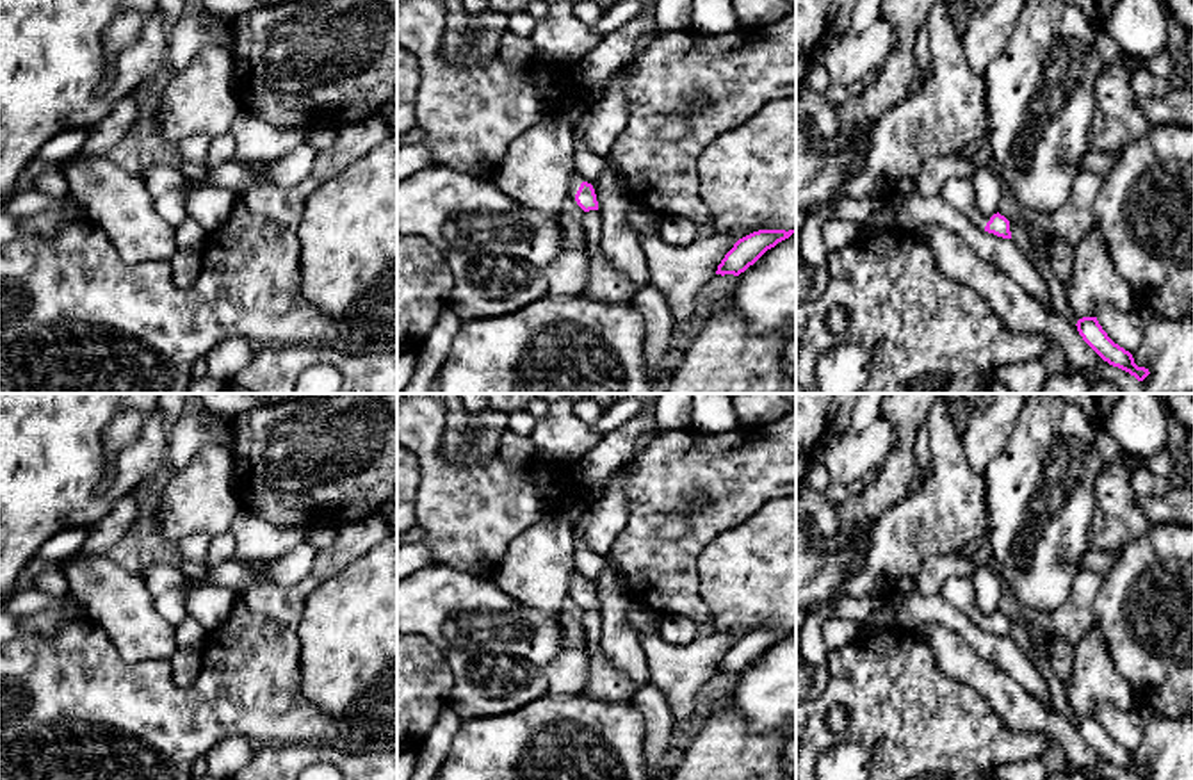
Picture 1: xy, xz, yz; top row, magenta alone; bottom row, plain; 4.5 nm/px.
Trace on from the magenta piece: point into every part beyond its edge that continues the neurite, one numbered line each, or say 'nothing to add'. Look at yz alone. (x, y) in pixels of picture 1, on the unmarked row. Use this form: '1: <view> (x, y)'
1: yz (958, 590)

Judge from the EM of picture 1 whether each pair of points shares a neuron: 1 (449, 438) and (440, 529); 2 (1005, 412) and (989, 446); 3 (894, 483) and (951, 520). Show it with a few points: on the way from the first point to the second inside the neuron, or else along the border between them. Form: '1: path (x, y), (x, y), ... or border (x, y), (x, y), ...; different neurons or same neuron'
1: border (444, 415), (442, 451), (458, 460); different neurons
2: path (996, 421), (989, 430), (989, 437); same neuron
3: border (914, 485), (876, 519); different neurons

